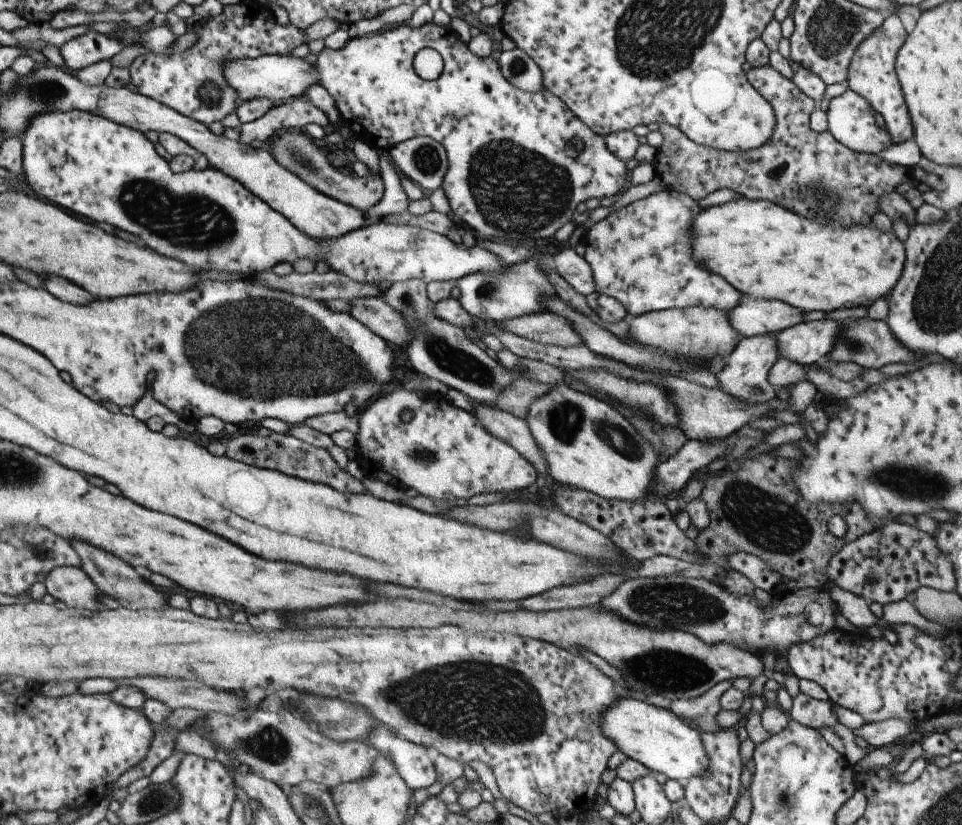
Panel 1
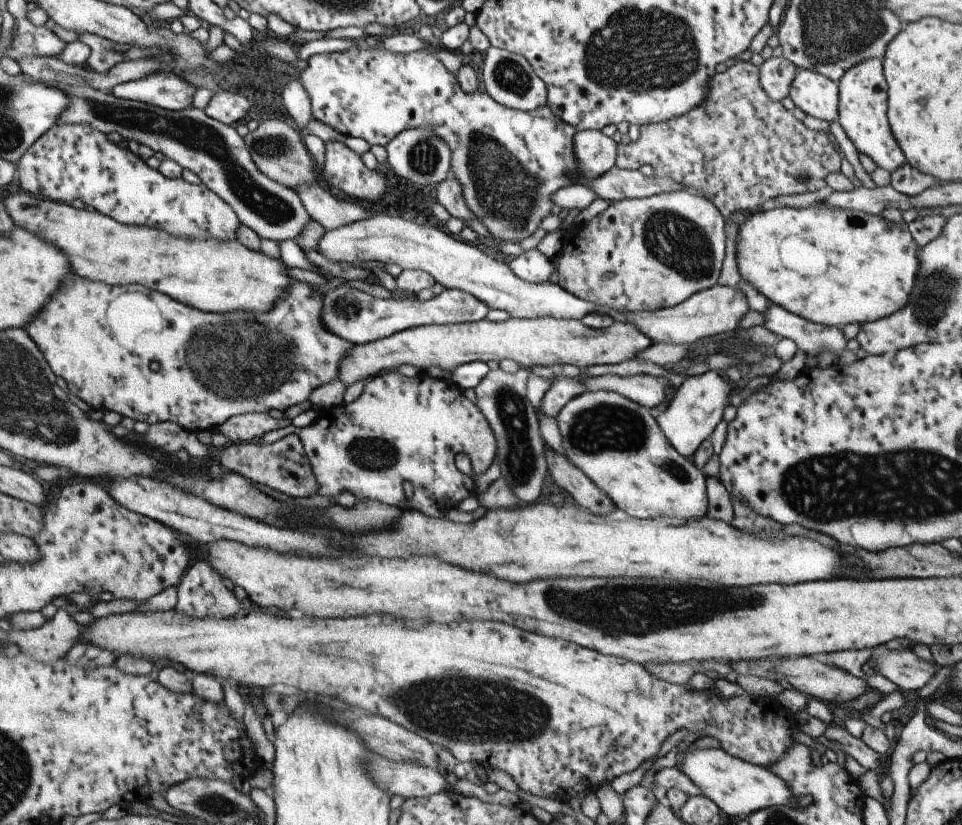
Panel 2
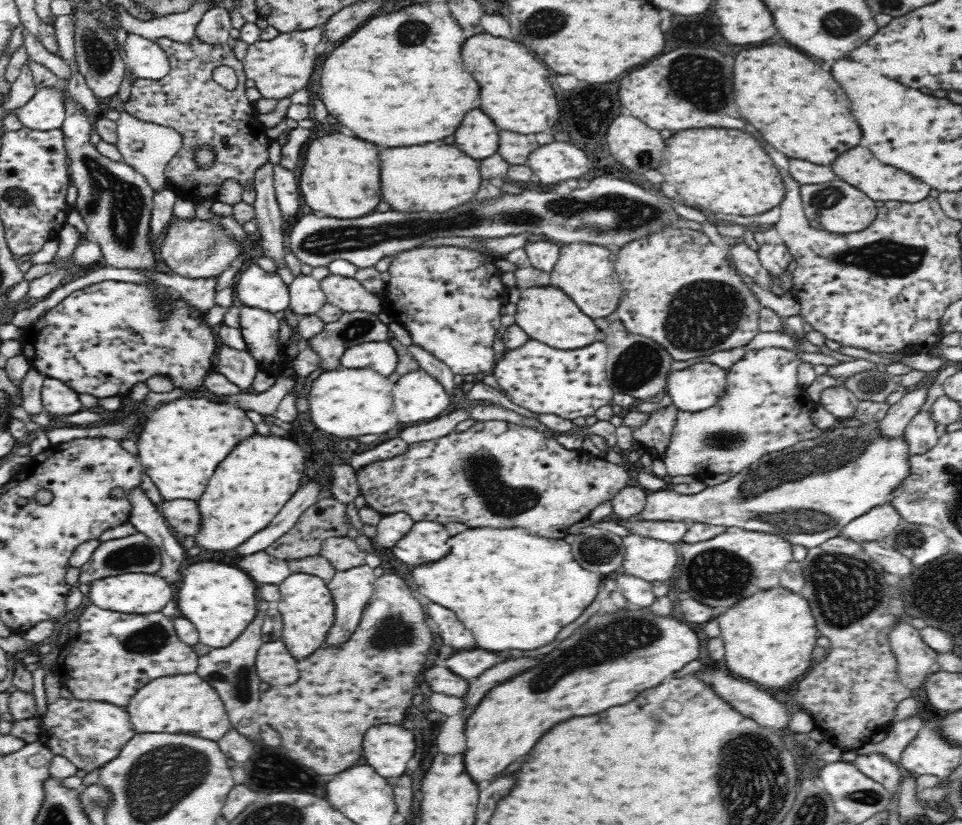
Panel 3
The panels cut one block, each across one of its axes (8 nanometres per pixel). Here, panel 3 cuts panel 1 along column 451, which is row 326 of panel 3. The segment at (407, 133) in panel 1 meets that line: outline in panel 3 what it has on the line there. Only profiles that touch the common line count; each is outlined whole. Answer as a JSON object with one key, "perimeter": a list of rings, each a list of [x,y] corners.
{"perimeter":[[[103,280],[102,282],[92,283],[88,286],[79,288],[71,292],[64,300],[48,310],[44,316],[40,317],[37,322],[24,328],[20,341],[22,342],[22,354],[26,356],[29,364],[36,369],[40,374],[46,377],[55,378],[64,382],[64,385],[73,388],[78,394],[89,394],[98,399],[119,396],[120,398],[126,397],[132,387],[136,386],[138,382],[147,381],[148,378],[155,374],[163,374],[169,376],[174,382],[174,386],[183,390],[196,390],[198,386],[205,384],[205,376],[214,370],[212,363],[212,356],[217,351],[216,338],[214,337],[214,327],[208,326],[203,320],[205,319],[206,311],[200,306],[194,304],[191,299],[182,300],[175,292],[170,289],[164,292],[154,293],[147,287],[146,283],[134,284],[131,282],[120,282],[117,280]]]}

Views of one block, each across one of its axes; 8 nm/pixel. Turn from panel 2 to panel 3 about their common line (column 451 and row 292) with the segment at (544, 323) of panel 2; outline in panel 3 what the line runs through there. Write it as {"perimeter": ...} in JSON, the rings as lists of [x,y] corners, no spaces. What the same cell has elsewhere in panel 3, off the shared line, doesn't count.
{"perimeter":[[[330,273],[320,280],[320,284],[327,302],[342,309],[344,313],[360,311],[379,314],[384,311],[381,297],[368,292],[354,277]]]}

